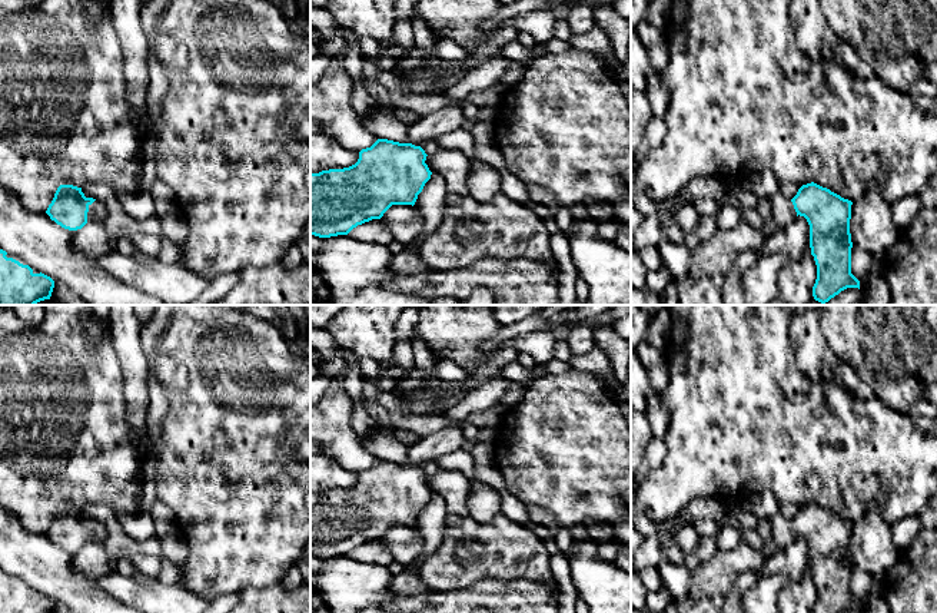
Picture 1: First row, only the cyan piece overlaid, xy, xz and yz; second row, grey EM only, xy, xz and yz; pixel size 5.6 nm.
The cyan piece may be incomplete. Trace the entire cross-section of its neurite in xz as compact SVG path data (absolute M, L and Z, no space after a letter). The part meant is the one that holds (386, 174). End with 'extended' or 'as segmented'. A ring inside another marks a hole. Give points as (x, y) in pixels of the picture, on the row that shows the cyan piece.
M449 105L409 125L406 143L378 139L371 148L359 152L355 165L310 173L310 235L348 235L358 225L381 219L392 205L413 206L432 175L425 163L428 155L421 145L458 129L463 119L461 106Z; extended

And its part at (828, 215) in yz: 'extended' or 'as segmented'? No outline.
extended

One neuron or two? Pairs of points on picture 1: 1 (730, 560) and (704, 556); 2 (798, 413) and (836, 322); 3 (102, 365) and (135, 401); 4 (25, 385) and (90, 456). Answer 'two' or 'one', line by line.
1: two
2: two
3: two
4: one

